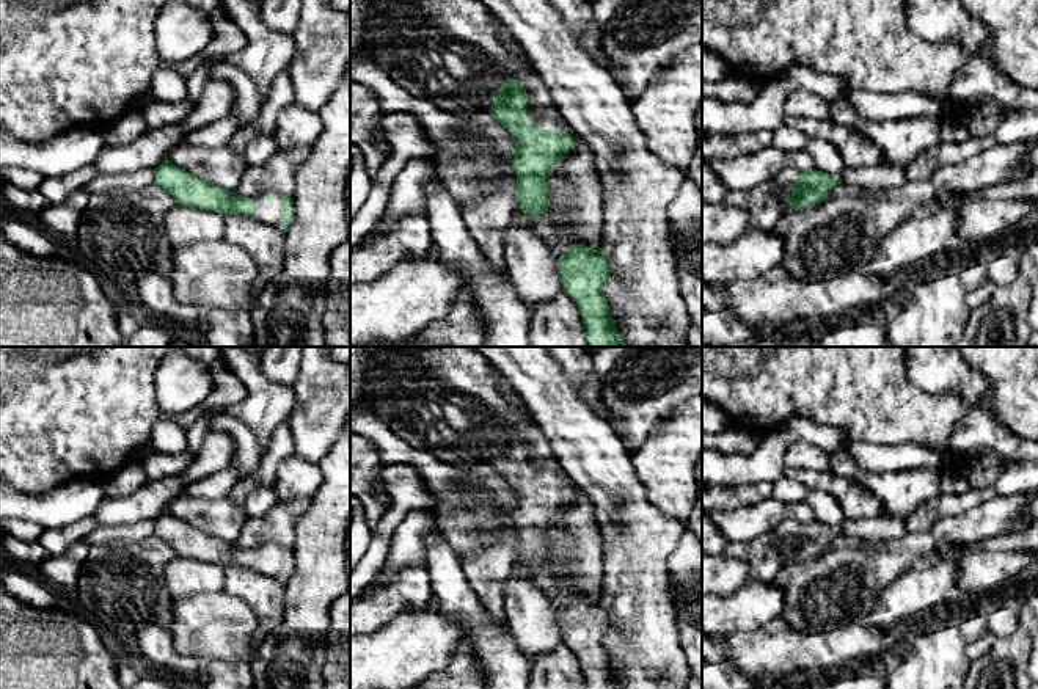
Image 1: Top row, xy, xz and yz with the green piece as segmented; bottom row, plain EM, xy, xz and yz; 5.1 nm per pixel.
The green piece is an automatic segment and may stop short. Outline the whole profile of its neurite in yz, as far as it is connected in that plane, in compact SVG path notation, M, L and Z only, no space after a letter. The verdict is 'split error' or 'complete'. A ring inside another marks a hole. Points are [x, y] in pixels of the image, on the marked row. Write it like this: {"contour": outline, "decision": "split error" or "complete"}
{"contour": "M785 168L749 190L730 190L724 204L746 210L751 229L773 232L788 212L824 201L839 184L842 184L839 174Z", "decision": "split error"}

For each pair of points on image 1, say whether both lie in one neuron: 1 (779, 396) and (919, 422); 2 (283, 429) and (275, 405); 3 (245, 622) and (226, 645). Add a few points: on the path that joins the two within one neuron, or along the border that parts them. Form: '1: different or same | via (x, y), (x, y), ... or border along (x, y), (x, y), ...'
1: same | via (814, 393), (828, 399), (872, 399), (884, 407)
2: different | border along (288, 419), (277, 427), (264, 454)
3: same | via (239, 628), (228, 639)

